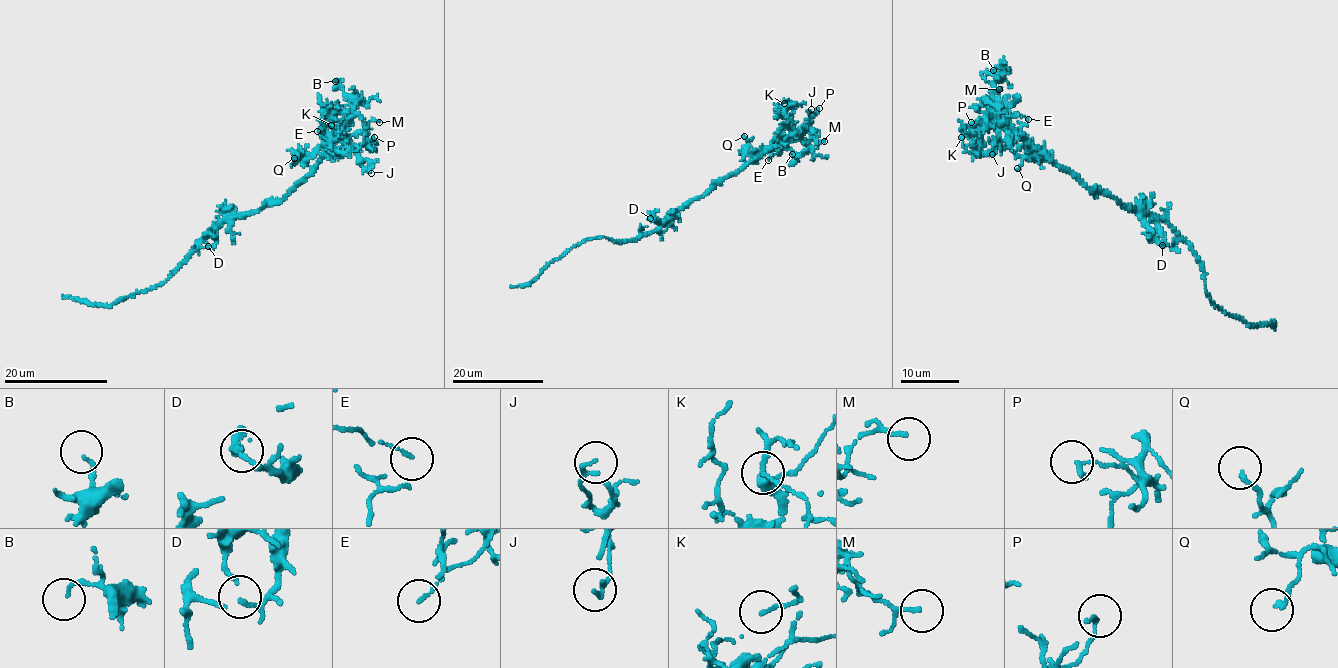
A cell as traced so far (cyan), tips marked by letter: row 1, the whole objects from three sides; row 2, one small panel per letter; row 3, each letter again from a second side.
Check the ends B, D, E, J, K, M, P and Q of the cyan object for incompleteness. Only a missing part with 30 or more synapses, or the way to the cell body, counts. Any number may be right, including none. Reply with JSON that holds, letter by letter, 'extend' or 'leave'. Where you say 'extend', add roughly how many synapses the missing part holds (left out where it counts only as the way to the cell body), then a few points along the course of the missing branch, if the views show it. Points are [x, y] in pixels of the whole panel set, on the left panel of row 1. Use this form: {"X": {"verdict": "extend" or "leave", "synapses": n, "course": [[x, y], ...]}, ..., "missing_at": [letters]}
{"B": {"verdict": "leave"}, "D": {"verdict": "leave"}, "E": {"verdict": "leave"}, "J": {"verdict": "leave"}, "K": {"verdict": "leave"}, "M": {"verdict": "leave"}, "P": {"verdict": "leave"}, "Q": {"verdict": "leave"}, "missing_at": []}

